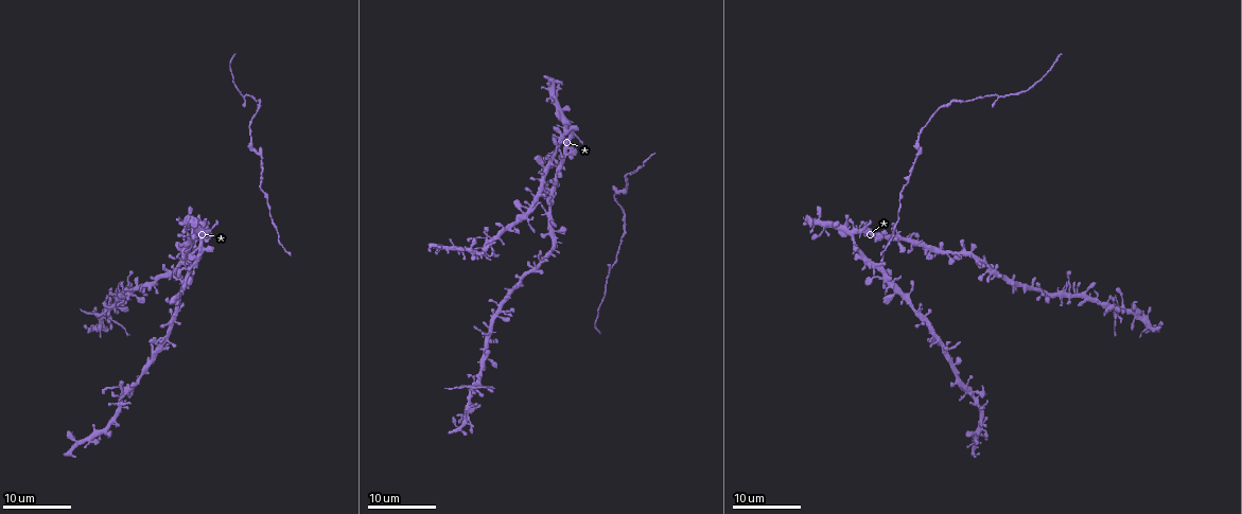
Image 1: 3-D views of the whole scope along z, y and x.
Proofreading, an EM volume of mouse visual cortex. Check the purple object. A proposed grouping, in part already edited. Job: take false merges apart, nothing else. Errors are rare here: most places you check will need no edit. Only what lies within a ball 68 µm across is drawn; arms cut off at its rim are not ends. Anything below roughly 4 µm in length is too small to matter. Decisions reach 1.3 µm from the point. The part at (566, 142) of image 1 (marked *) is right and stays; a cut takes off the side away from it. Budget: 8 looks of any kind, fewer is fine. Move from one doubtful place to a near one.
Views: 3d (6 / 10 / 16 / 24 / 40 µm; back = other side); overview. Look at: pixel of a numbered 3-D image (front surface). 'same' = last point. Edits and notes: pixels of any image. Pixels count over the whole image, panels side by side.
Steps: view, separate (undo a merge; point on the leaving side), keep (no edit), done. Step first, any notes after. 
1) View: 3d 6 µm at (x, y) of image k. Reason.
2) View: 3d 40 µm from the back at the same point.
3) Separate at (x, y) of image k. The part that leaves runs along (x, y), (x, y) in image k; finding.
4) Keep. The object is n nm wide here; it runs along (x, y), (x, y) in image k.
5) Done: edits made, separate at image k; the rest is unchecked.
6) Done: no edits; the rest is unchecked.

View: 3d 24 µm at (863, 231) of image 1. Four or more arms meet.

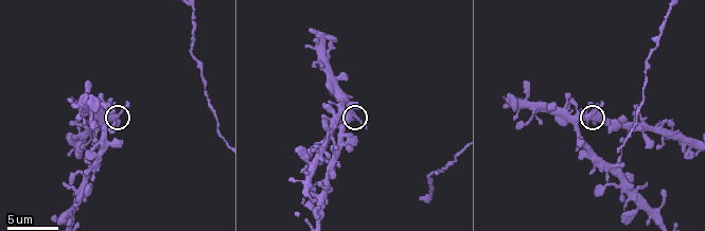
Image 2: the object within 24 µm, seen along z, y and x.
View: 3d 6 µm at (589, 116) of image 2.

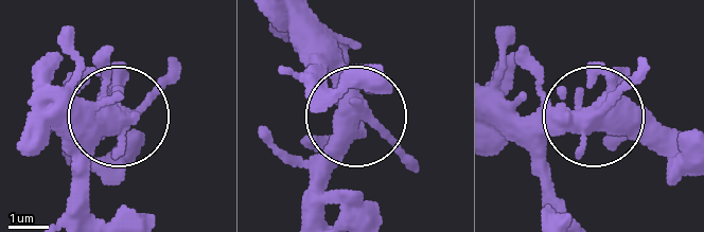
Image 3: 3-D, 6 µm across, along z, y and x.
Keep. 4 arms meet here; continuous, no second neuron.

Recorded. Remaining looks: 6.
View: 3d 10 µm at (655, 47) of image 2. Three arms meet.

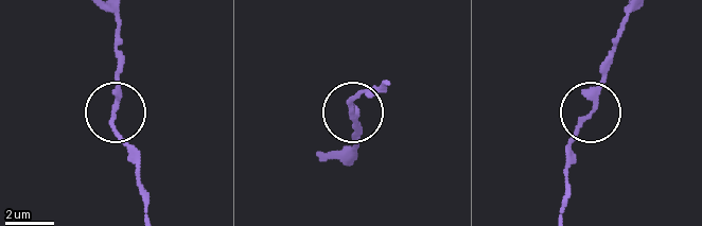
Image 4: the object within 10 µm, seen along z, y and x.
View: 3d 6 µm at (590, 111) of image 4.

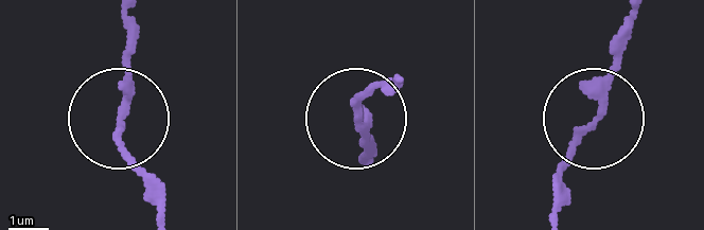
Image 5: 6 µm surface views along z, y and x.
Keep. 3 arms meet here; all the same neuron.

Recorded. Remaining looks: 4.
View: 3d 24 µm at (487, 240) of image 1. Four or more arms meet.

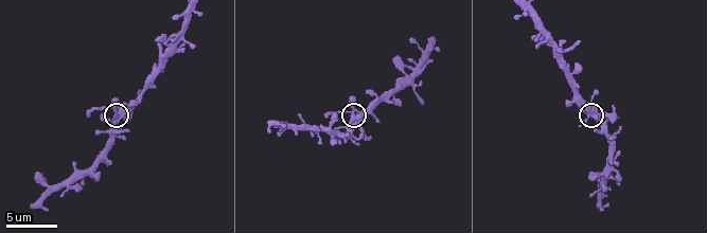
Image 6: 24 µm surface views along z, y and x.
View: 3d 10 µm at (117, 115) of image 6.

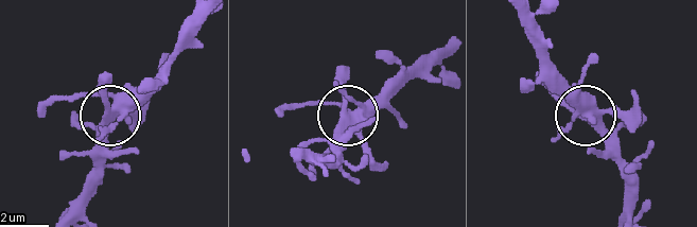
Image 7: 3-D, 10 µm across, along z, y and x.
Keep. The object is 330 nm wide here; one neuron here.

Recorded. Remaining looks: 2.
View: 3d 24 µm at (463, 427) of image 1. Thin arm on a thick one.

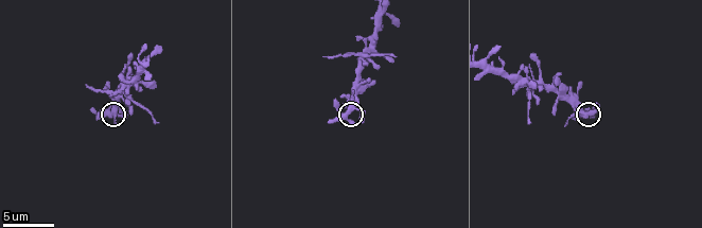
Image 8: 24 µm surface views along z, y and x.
View: 3d 10 µm at (350, 109) of image 8. Closer look.

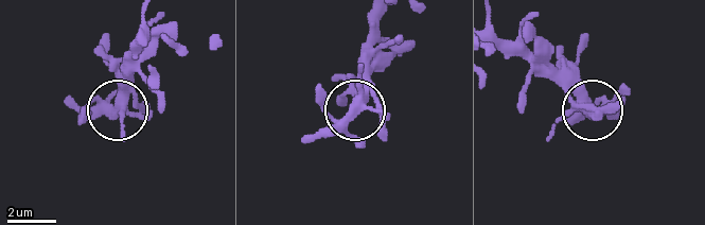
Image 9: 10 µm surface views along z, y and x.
Keep. All the same neuron.

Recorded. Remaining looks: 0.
Done: no edits; the rest is unchecked.

